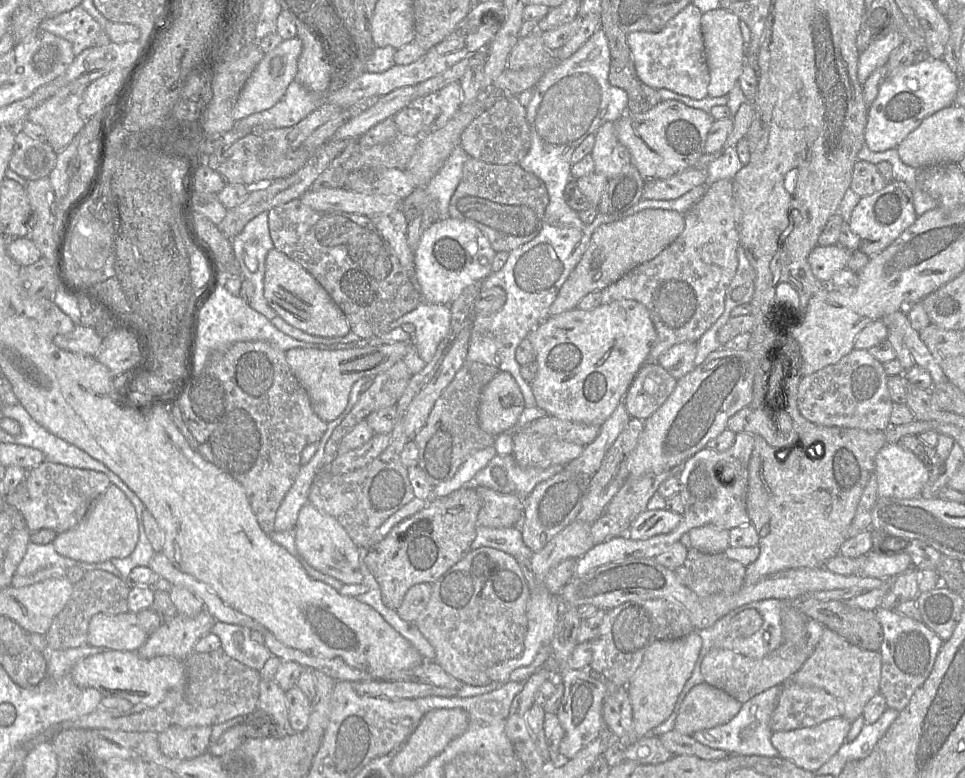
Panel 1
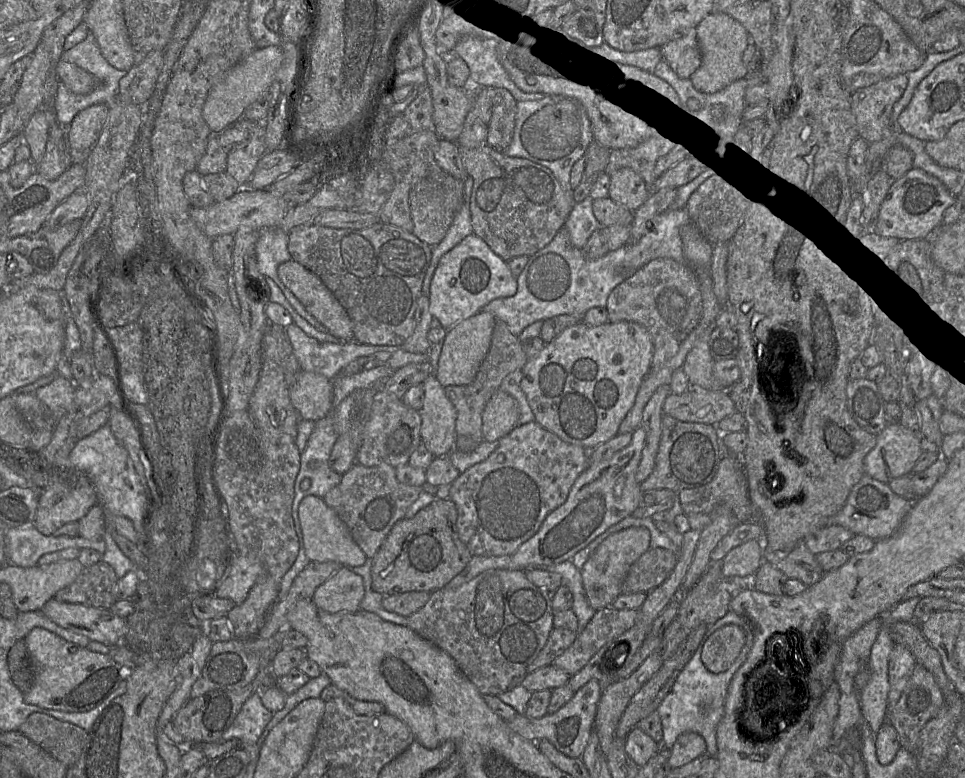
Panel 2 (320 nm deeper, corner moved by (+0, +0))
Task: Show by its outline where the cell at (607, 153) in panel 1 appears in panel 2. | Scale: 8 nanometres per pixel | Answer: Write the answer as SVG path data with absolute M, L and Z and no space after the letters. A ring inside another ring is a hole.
M621 168L610 175L609 197L633 213L650 196L652 190L631 168Z

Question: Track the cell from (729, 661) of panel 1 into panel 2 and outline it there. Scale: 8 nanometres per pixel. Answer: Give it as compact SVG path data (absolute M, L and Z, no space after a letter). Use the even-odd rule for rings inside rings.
M734 624L725 625L709 636L702 648L701 660L713 673L726 672L740 654L746 642L744 630Z

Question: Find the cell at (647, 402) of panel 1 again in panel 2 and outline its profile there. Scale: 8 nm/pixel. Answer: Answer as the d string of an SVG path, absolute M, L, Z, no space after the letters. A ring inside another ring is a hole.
M690 387L680 395L670 393L663 404L663 414L682 422L714 425L736 412L727 390L708 391Z

